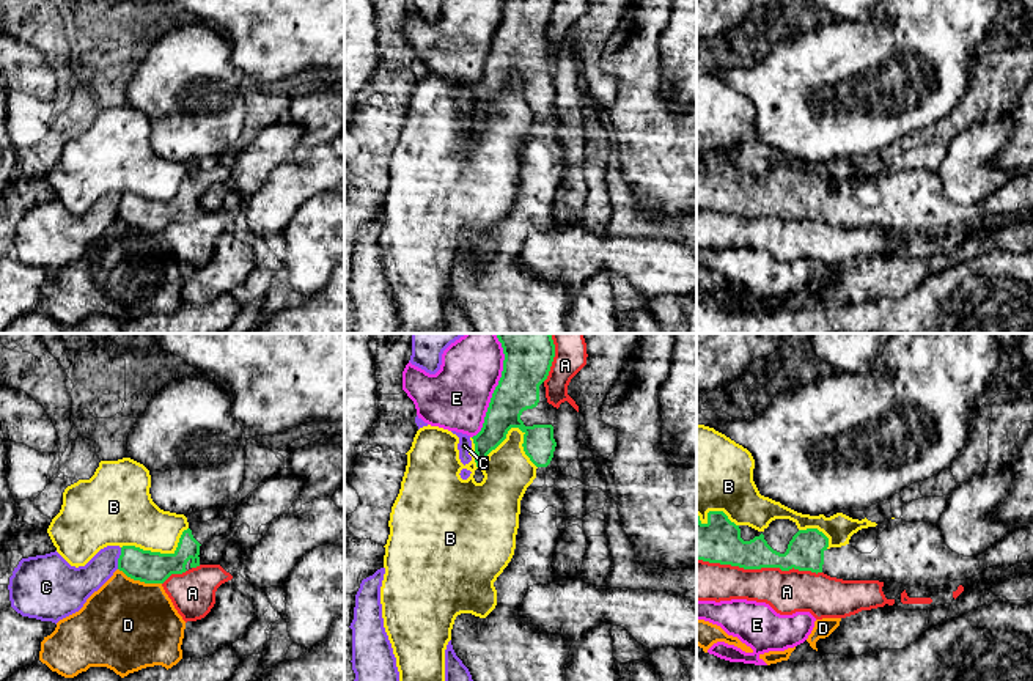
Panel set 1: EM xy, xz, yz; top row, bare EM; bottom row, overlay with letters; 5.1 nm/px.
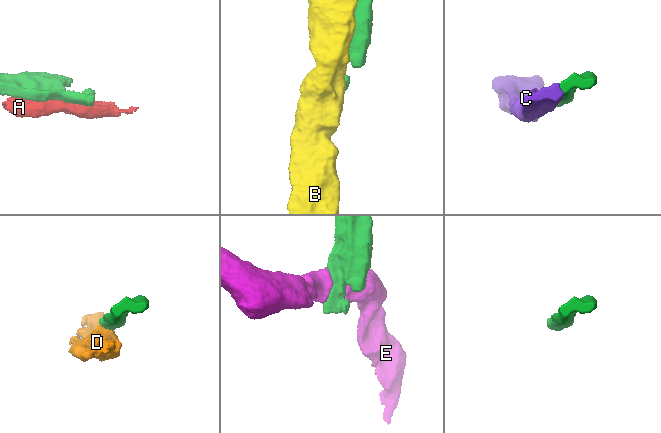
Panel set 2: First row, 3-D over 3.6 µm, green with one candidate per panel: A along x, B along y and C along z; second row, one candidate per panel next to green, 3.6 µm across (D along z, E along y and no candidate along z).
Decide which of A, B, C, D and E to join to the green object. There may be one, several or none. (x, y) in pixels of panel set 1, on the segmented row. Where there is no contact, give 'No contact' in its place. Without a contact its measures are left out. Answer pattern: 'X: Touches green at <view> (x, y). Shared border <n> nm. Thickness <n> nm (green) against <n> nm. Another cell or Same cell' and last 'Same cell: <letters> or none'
A: Touches green at yz (760, 568). Shared border 650 nm. Thickness 220 nm (green) against 220 nm. Another cell
B: Touches green at xz (502, 441). Shared border 380 nm. Thickness 200 nm (green) against 240 nm. Another cell
C: Touches green at xy (118, 559). Shared border 110 nm. Thickness 160 nm (green) against 180 nm. Another cell
D: Touches green at xy (140, 581). Shared border 240 nm. Thickness 160 nm (green) against 460 nm. Another cell
E: Touches green at xz (497, 386). Shared border 550 nm. Thickness 260 nm (green) against 340 nm. Another cell
Same cell: none

